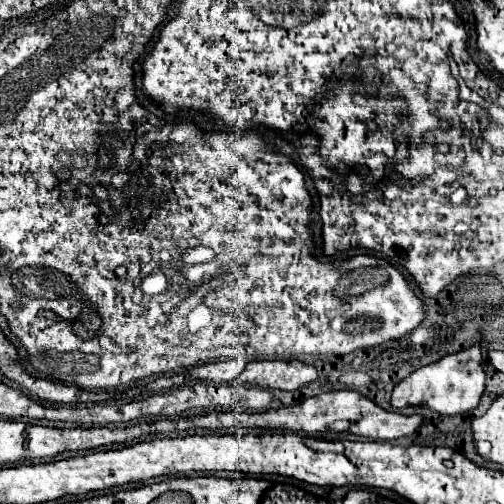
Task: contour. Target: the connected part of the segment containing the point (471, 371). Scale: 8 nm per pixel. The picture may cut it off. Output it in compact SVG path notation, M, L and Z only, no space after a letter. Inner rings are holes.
M472 346L468 350L450 354L438 362L432 362L416 372L412 372L404 380L400 380L392 392L390 404L394 408L426 406L426 408L432 408L436 414L444 414L444 416L464 414L478 406L480 396L484 392L484 380L486 380L486 374L482 370L480 346Z

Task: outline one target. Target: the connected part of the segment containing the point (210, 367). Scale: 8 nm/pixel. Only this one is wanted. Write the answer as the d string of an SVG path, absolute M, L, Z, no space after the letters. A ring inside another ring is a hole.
M232 358L232 360L202 364L202 366L190 368L188 378L222 384L222 382L230 382L232 378L236 378L244 370L244 366L246 366L246 358Z

